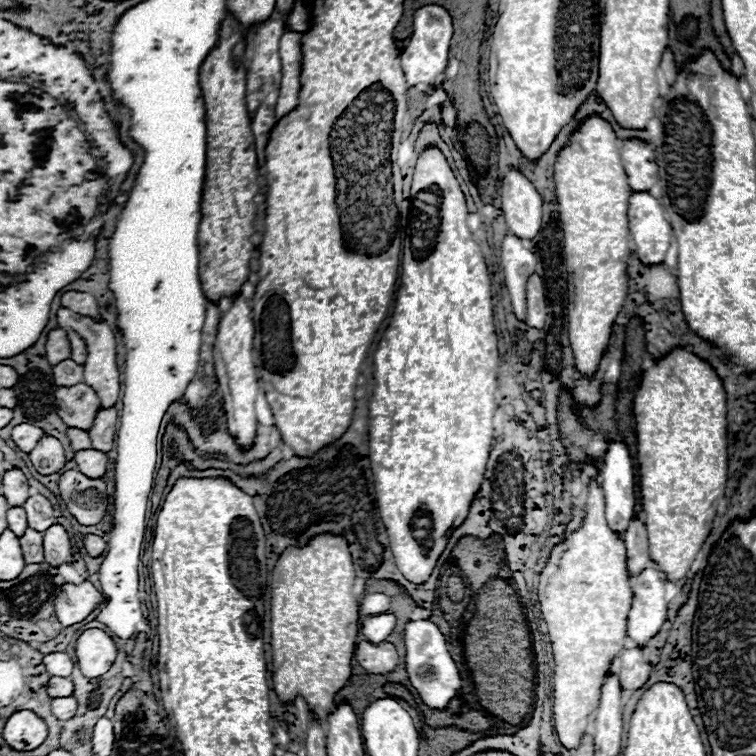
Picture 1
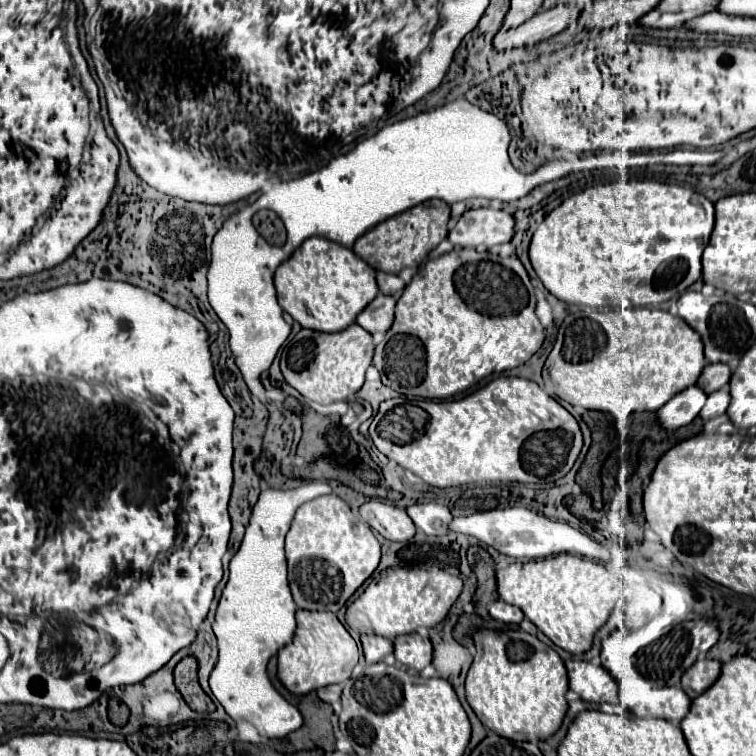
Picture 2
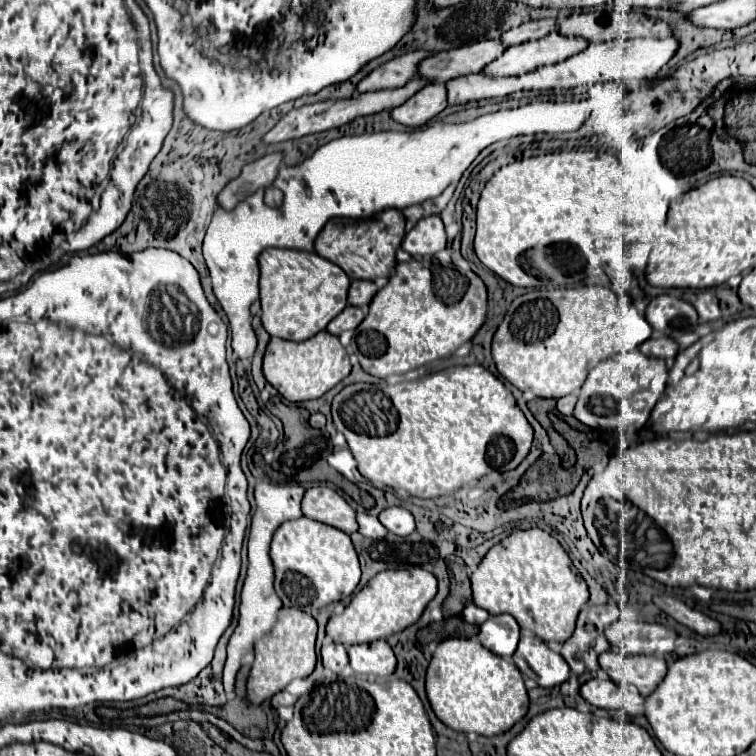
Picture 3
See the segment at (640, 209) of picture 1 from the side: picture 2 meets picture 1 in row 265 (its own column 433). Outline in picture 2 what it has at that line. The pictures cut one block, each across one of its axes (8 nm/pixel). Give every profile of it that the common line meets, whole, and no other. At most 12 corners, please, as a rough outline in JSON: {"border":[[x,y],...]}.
{"border":[[418,632],[394,638],[394,654],[404,666],[438,678],[430,638]]}

